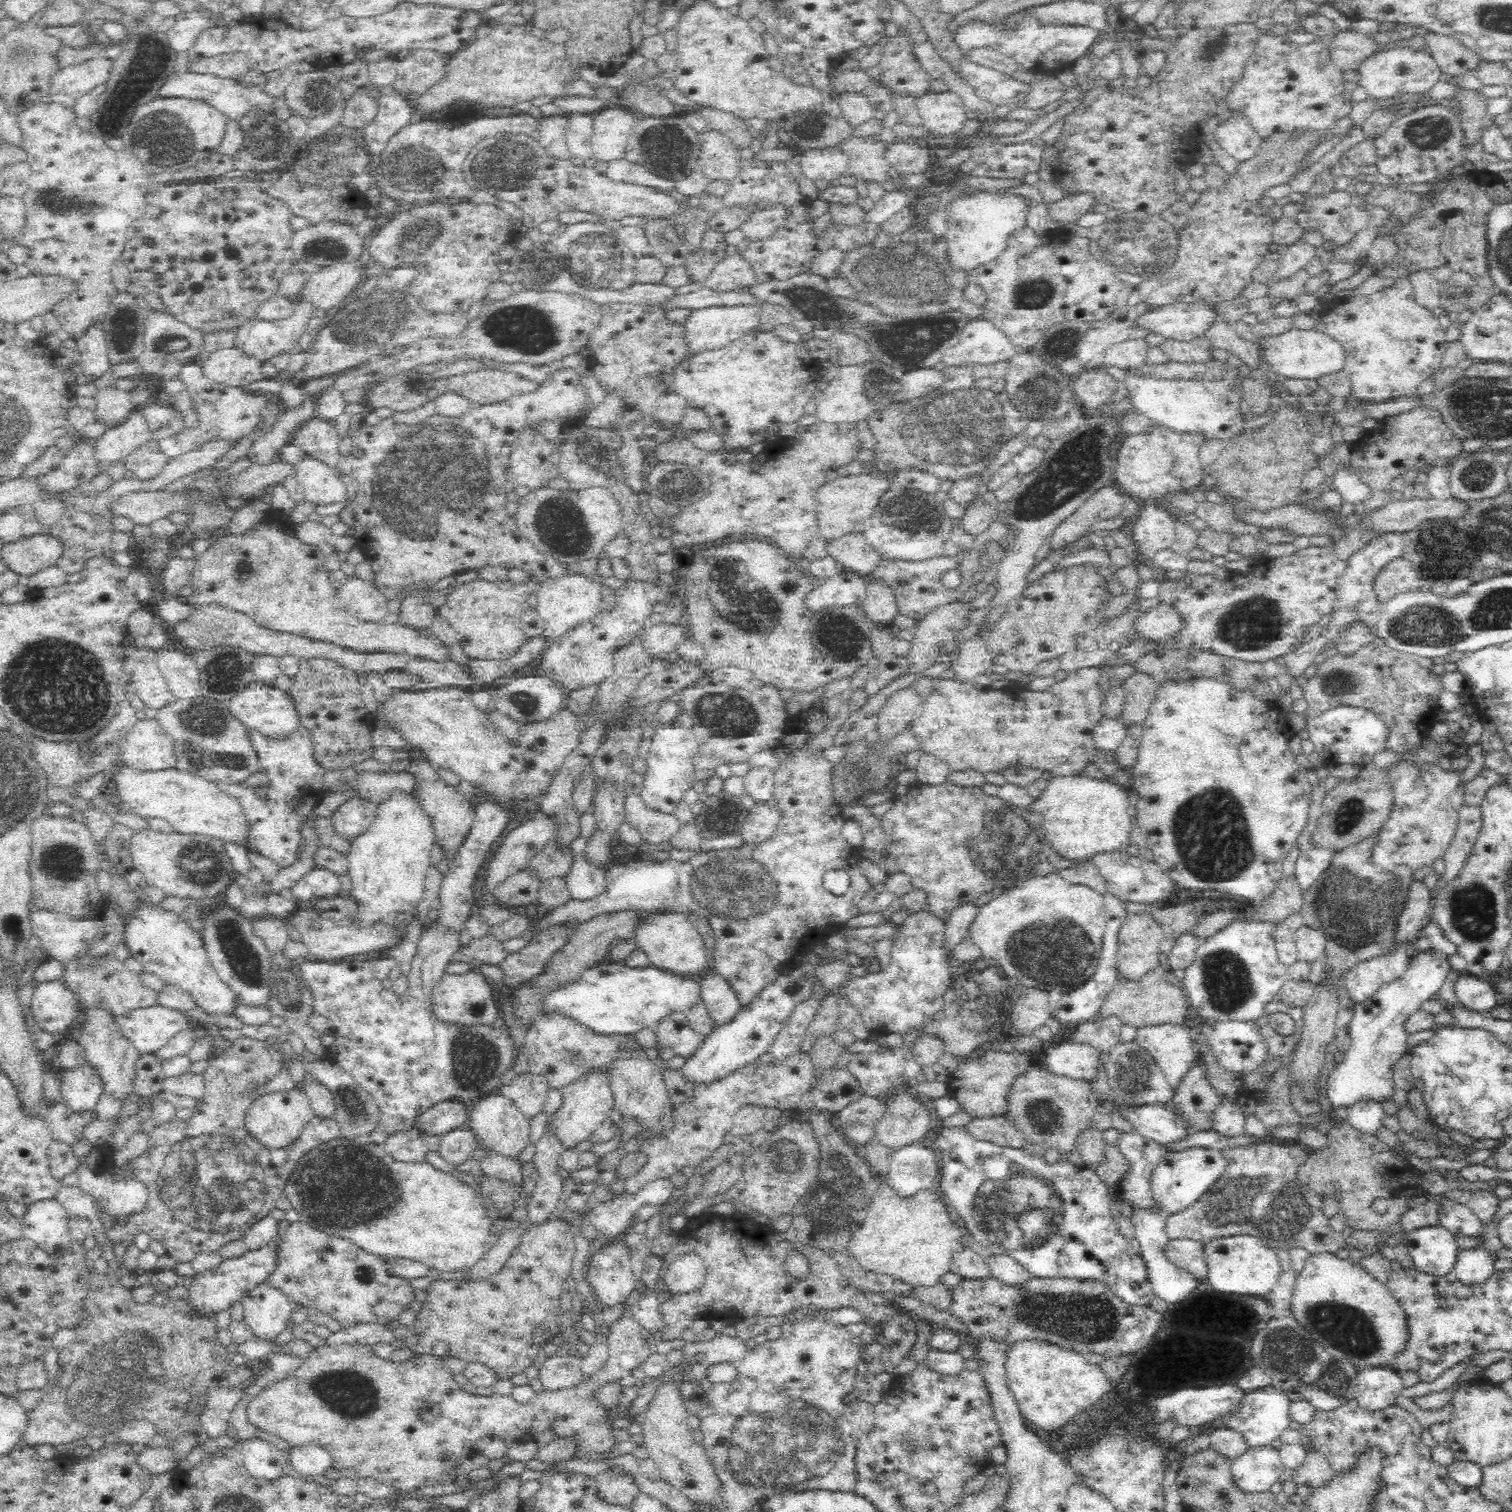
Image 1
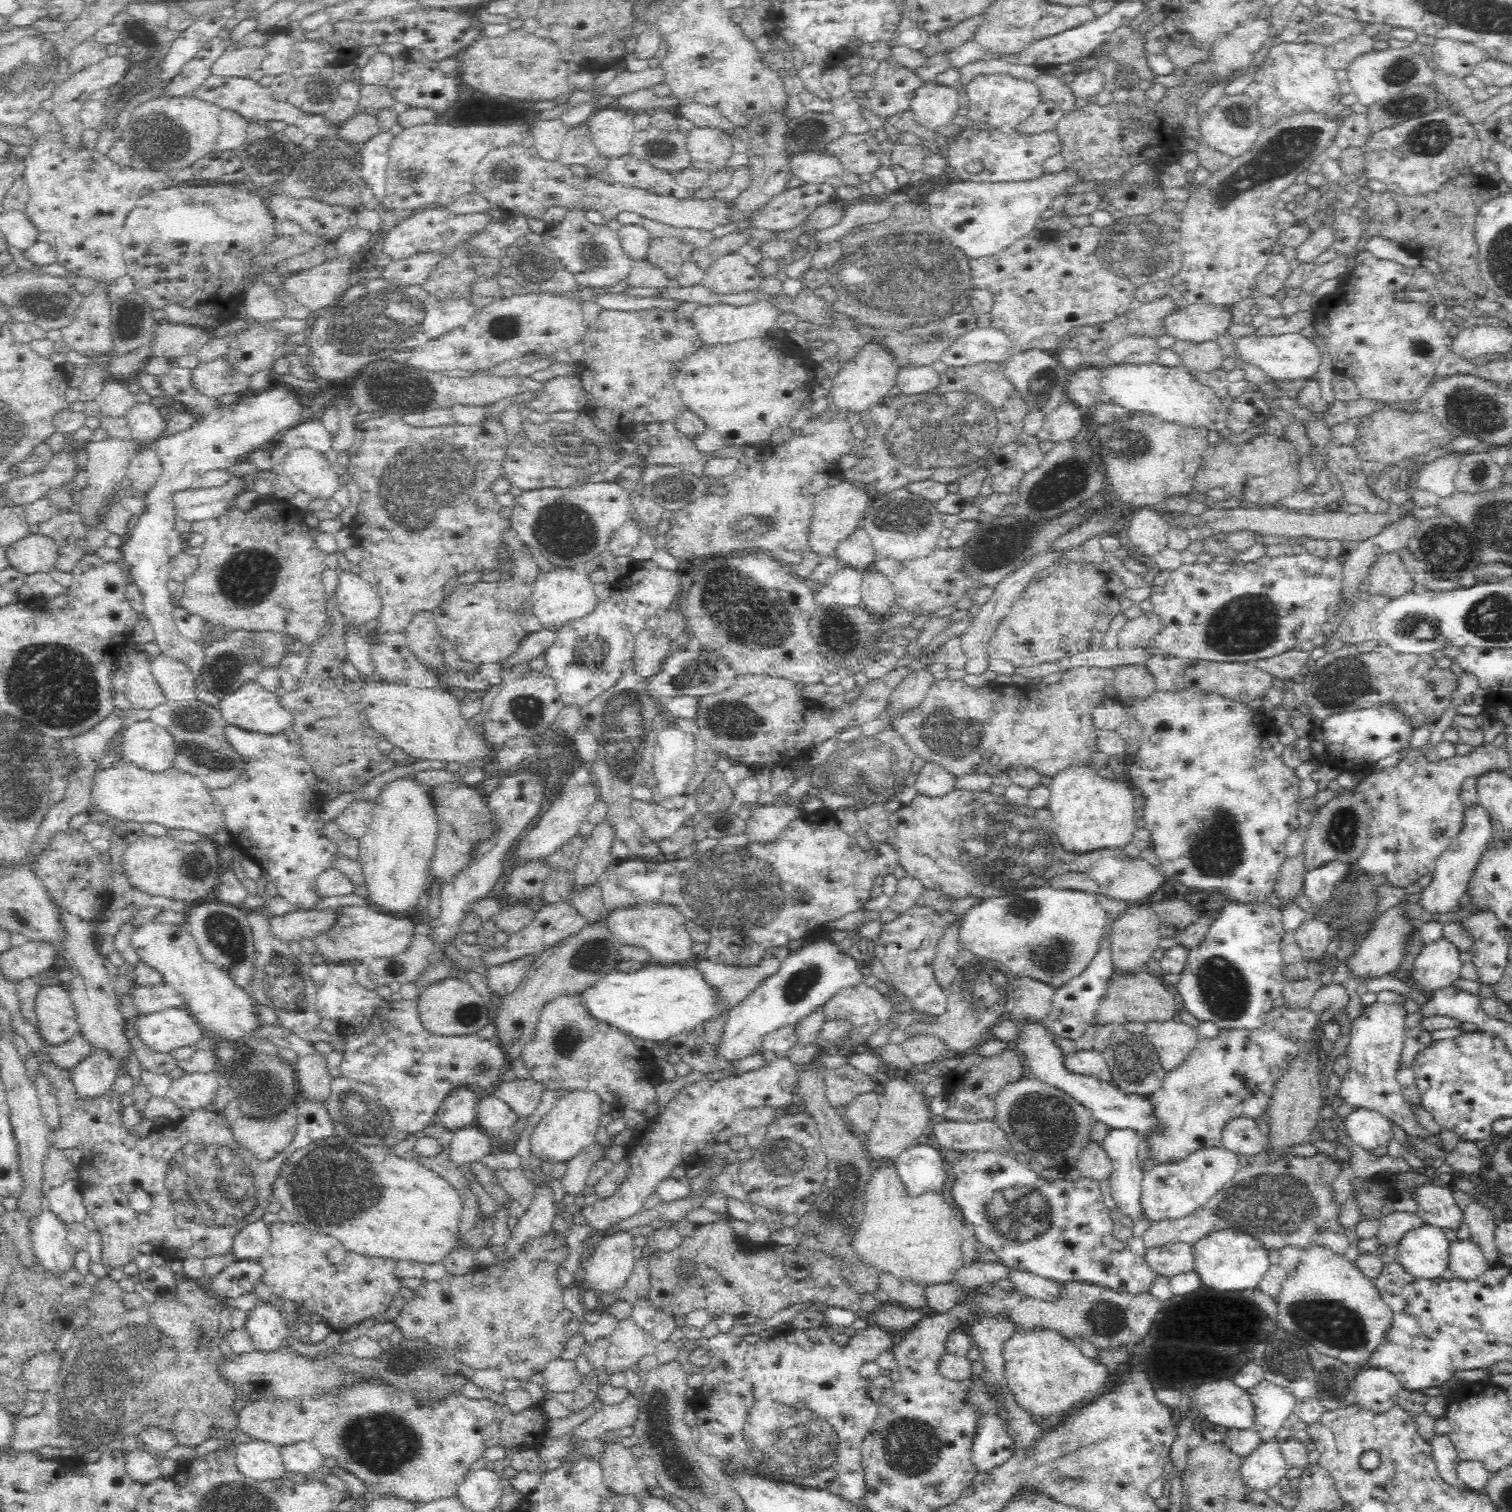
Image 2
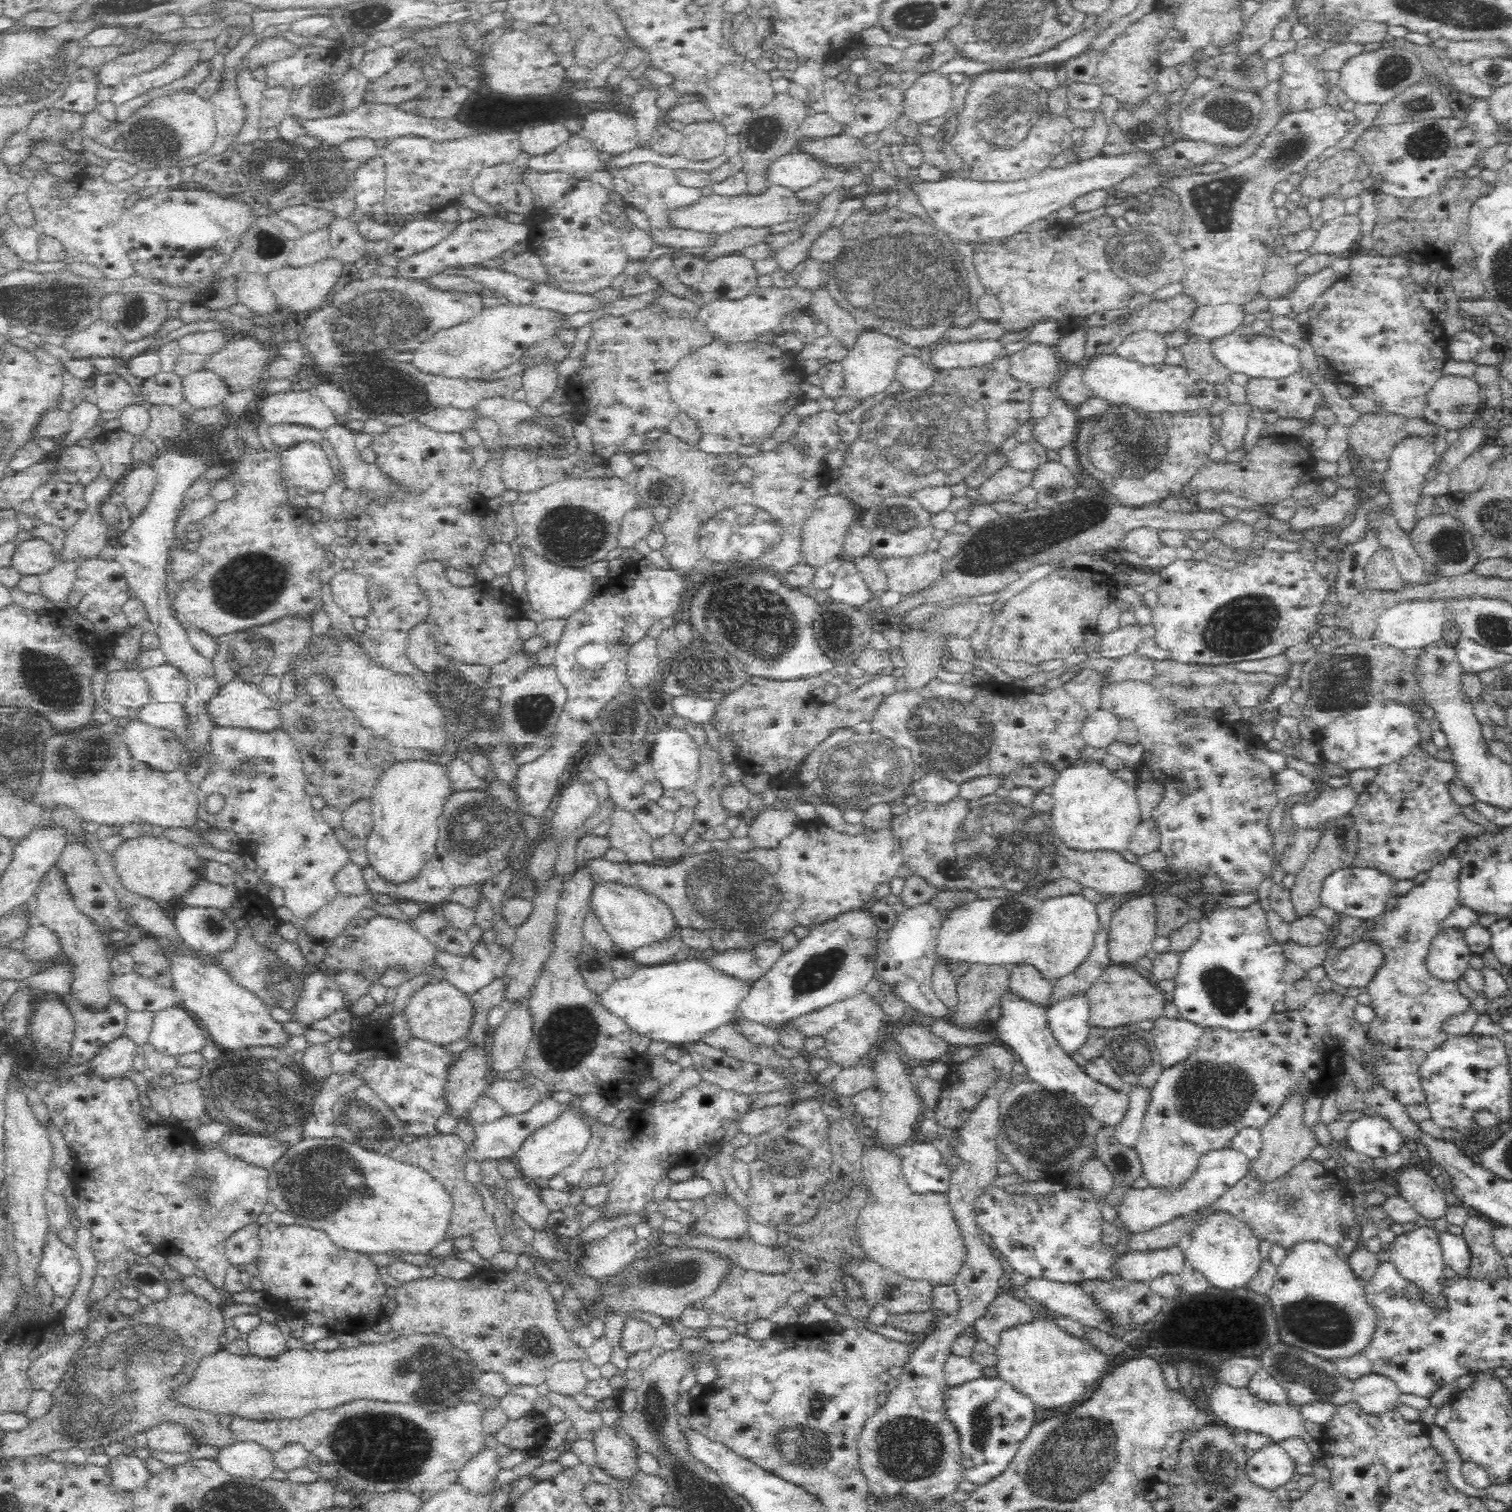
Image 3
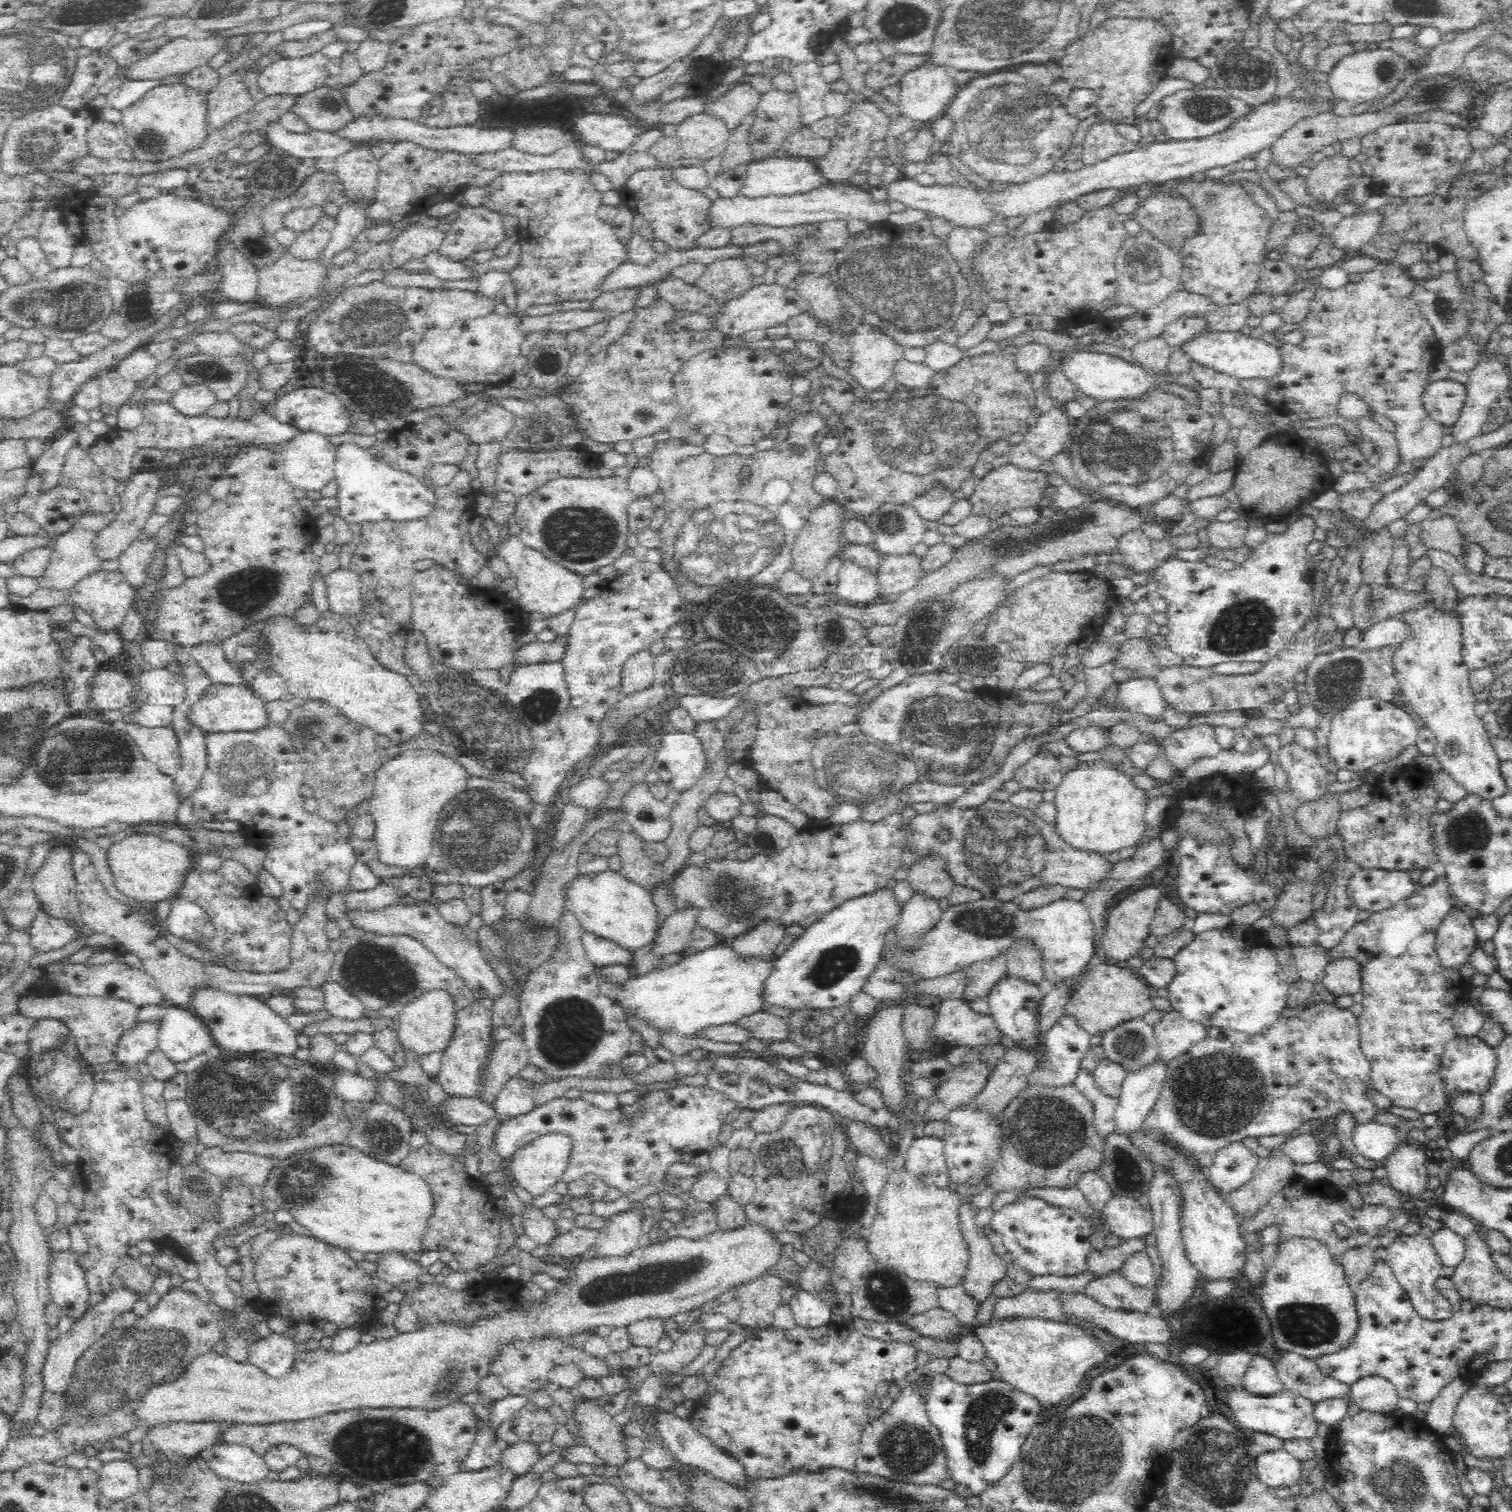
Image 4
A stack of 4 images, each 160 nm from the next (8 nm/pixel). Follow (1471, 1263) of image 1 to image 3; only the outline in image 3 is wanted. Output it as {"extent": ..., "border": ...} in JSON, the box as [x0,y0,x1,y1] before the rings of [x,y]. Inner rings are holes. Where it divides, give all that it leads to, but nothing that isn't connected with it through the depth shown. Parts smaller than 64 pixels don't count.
{"extent":[1440,1231,1472,1276],"border":[[[1449,1231],[1440,1234],[1443,1261],[1459,1276],[1469,1276],[1472,1264],[1471,1252],[1463,1235],[1454,1235]]]}

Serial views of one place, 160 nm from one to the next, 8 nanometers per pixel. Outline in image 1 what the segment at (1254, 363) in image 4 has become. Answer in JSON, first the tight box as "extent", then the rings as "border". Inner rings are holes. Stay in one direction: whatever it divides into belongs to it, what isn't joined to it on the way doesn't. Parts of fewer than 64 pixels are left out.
{"extent":[1255,327,1348,384],"border":[[[1315,327],[1310,330],[1291,328],[1284,334],[1257,338],[1255,342],[1258,347],[1266,349],[1266,357],[1274,373],[1286,378],[1306,379],[1314,384],[1315,380],[1344,371],[1347,366],[1348,355],[1342,343],[1326,332],[1316,330]]]}

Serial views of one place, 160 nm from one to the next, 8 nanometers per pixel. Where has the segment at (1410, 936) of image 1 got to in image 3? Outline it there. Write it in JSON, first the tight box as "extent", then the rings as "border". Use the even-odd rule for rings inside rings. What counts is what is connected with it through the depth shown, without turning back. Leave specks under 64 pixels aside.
{"extent":[1325,940,1386,987],"border":[[[1358,940],[1349,947],[1327,949],[1325,969],[1327,977],[1336,985],[1367,987],[1378,970],[1386,964],[1385,954],[1377,940]]]}

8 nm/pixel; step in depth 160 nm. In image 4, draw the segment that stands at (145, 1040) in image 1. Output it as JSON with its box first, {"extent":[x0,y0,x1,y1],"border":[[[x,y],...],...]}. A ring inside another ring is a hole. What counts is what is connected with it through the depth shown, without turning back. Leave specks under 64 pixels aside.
{"extent":[156,1003,214,1062],"border":[[[167,1003],[156,1023],[156,1046],[170,1060],[184,1062],[214,1044],[209,1028],[189,1007]]]}

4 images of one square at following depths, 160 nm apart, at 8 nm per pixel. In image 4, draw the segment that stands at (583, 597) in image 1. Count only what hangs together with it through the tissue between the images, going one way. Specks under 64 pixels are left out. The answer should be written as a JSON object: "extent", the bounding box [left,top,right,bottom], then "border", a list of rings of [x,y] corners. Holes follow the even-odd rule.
{"extent":[492,536,585,618],"border":[[[510,536],[507,541],[502,541],[496,549],[492,550],[493,552],[499,553],[504,558],[511,574],[517,578],[517,589],[520,592],[518,605],[524,616],[534,613],[544,614],[549,618],[574,609],[584,600],[585,586],[581,574],[552,562],[533,548],[524,546],[518,536]]]}

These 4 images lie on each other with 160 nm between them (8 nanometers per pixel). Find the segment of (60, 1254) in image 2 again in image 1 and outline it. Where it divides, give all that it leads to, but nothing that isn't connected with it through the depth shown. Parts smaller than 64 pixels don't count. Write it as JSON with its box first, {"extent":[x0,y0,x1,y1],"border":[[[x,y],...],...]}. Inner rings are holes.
{"extent":[21,1198,72,1254],"border":[[[42,1198],[26,1205],[21,1221],[22,1236],[34,1240],[50,1254],[66,1252],[72,1239],[70,1214],[55,1198]]]}

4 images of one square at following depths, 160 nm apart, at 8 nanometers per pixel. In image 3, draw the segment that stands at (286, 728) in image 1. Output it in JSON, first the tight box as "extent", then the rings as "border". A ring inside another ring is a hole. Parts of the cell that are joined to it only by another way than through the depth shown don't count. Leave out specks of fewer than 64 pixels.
{"extent":[209,682,281,732],"border":[[[229,682],[219,689],[219,693],[209,702],[209,713],[218,726],[238,726],[262,732],[270,732],[281,726],[277,699],[264,694],[258,682]]]}

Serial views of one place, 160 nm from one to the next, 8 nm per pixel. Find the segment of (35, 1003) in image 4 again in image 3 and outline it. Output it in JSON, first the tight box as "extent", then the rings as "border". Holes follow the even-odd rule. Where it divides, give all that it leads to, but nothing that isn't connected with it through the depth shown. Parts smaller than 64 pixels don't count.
{"extent":[64,994,128,1063],"border":[[[68,994],[64,997],[69,1002],[70,1010],[76,1019],[75,1033],[70,1046],[70,1055],[78,1063],[86,1063],[90,1058],[94,1058],[97,1050],[100,1050],[105,1044],[112,1042],[114,1039],[118,1039],[124,1033],[128,1013],[124,1004],[112,1002],[106,1010],[90,1011],[90,1009],[84,1009],[84,1007],[80,1007],[76,1002],[71,1001],[68,998]]]}

